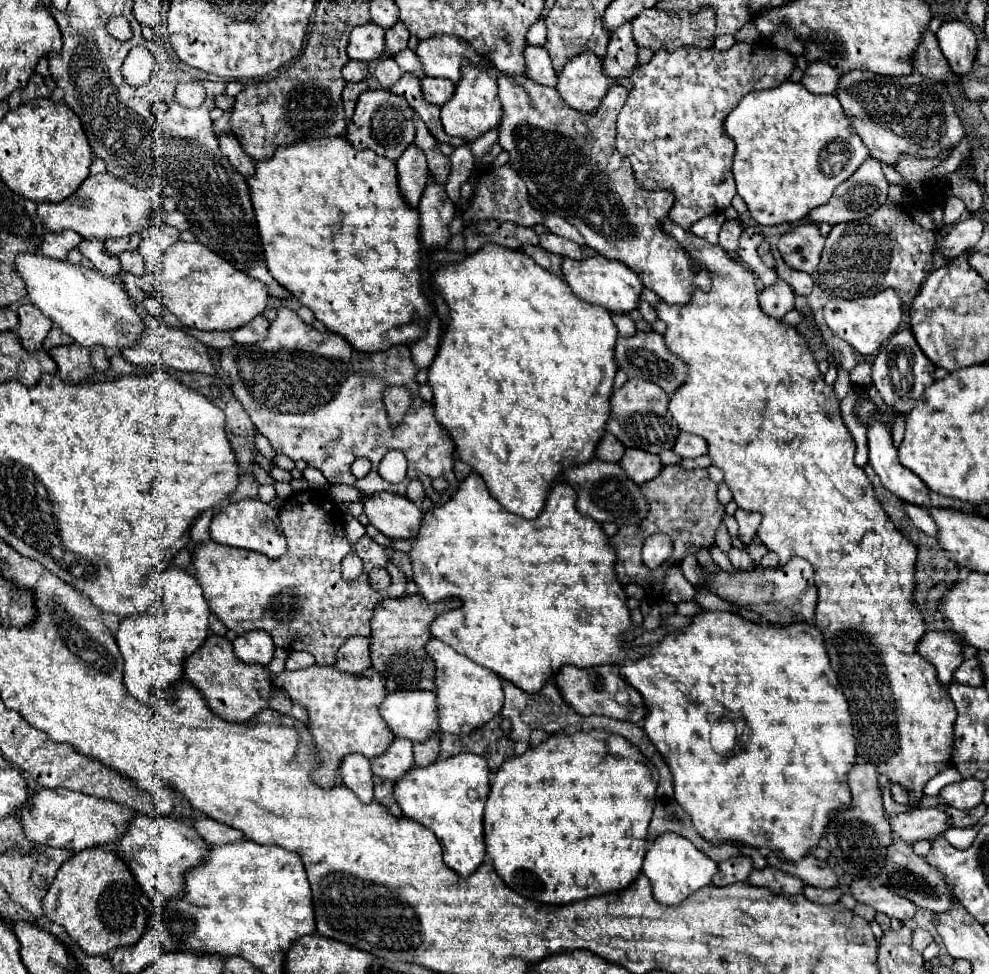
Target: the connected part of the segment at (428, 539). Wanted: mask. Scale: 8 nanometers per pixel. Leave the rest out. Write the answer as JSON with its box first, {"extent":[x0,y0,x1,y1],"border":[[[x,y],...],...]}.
{"extent":[409,473,649,693],"border":[[[469,473],[449,503],[435,505],[423,515],[419,533],[411,539],[409,557],[419,593],[429,601],[459,597],[463,603],[459,609],[437,615],[429,627],[431,635],[529,693],[539,691],[561,665],[623,663],[649,651],[649,647],[631,649],[621,645],[619,637],[631,631],[633,625],[625,607],[625,591],[613,575],[613,547],[607,547],[607,535],[601,525],[575,509],[575,499],[575,489],[567,481],[557,479],[539,517],[523,519],[505,511],[491,497],[481,475]]]}

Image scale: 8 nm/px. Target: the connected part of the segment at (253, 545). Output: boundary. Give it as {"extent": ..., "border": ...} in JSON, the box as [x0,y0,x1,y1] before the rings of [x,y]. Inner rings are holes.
{"extent":[211,499,287,559],"border":[[[241,499],[237,503],[221,507],[211,521],[211,539],[221,545],[257,551],[271,559],[277,559],[287,551],[285,535],[279,527],[279,511],[273,509],[269,503],[263,503],[261,499]]]}

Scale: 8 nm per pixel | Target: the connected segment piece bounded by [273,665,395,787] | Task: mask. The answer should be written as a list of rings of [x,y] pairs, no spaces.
[[[311,665],[307,669],[283,671],[273,679],[273,685],[285,689],[291,701],[299,703],[307,711],[309,731],[317,755],[321,759],[319,767],[311,771],[311,779],[321,787],[333,787],[339,781],[337,763],[347,753],[361,753],[371,759],[381,755],[395,737],[377,711],[381,699],[387,695],[387,689],[383,675],[377,673],[375,669],[369,669],[367,677],[367,675],[351,675],[339,671],[337,667]]]

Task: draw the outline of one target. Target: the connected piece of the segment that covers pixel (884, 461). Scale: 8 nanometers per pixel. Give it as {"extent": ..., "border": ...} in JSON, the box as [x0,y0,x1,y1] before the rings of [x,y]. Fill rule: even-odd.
{"extent":[855,397,973,513],"border":[[[859,397],[855,403],[855,415],[857,419],[861,419],[865,423],[867,429],[867,443],[869,443],[869,463],[875,469],[875,473],[879,475],[881,483],[885,489],[889,489],[891,493],[895,493],[899,499],[905,499],[909,503],[917,503],[921,507],[951,507],[951,509],[961,509],[965,513],[973,513],[973,507],[965,507],[965,503],[953,503],[953,499],[945,499],[941,495],[937,495],[935,491],[929,491],[929,487],[925,487],[925,483],[921,483],[921,479],[917,479],[917,475],[913,475],[911,471],[905,471],[905,467],[901,467],[899,459],[897,459],[897,447],[893,445],[893,435],[889,425],[877,417],[877,405],[867,397]]]}

